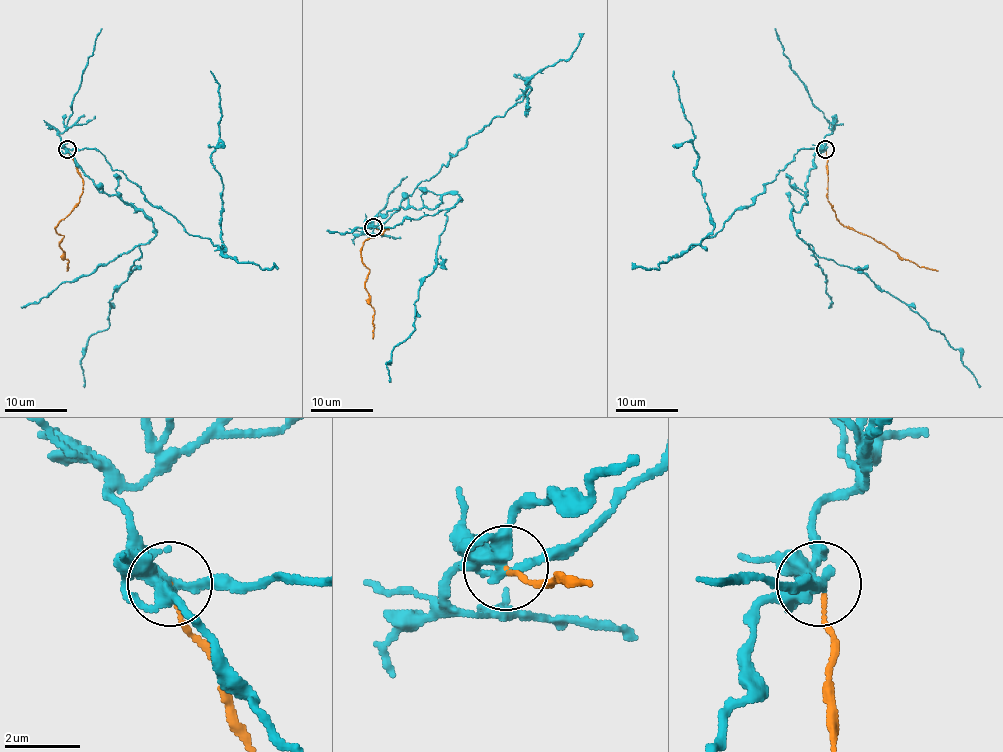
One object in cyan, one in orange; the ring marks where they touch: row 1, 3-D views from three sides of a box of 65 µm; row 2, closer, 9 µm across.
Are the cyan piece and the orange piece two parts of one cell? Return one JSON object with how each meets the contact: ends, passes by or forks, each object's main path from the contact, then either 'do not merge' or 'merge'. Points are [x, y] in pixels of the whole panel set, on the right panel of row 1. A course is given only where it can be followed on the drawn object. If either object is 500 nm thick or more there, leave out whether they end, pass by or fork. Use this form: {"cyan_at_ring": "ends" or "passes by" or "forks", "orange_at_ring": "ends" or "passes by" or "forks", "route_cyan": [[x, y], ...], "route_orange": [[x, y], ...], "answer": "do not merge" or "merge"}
{"cyan_at_ring": "forks", "orange_at_ring": "ends", "route_cyan": [[825, 149], [801, 149], [750, 204], [694, 246], [713, 229], [713, 220], [694, 175], [697, 152], [674, 71]], "route_orange": [[825, 149], [829, 204], [840, 223], [884, 243], [910, 262], [938, 271]], "answer": "do not merge"}

